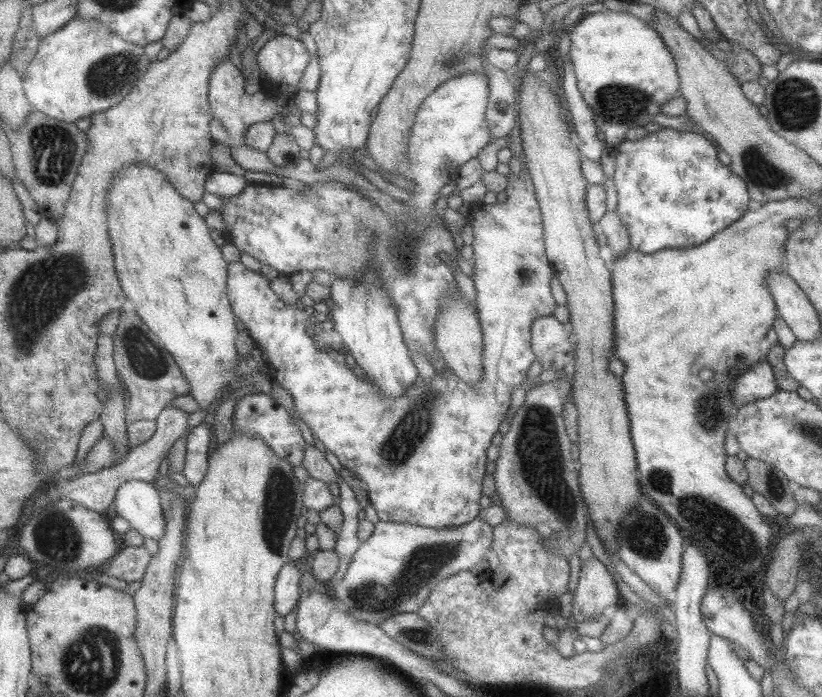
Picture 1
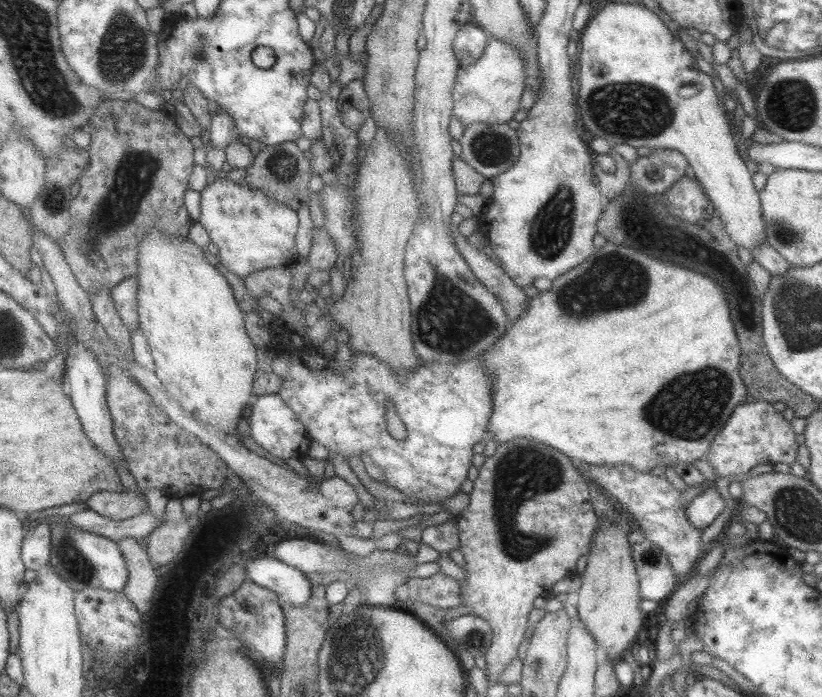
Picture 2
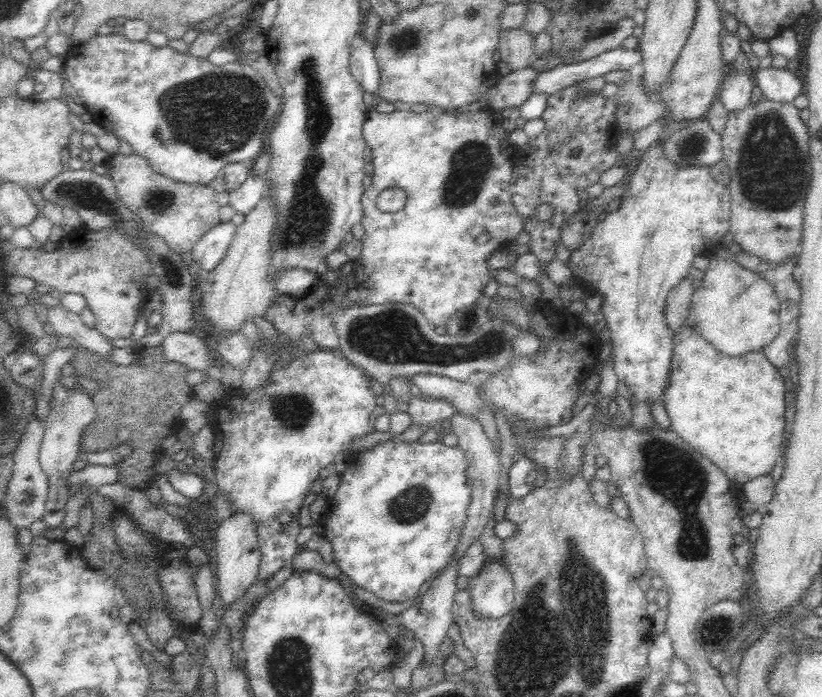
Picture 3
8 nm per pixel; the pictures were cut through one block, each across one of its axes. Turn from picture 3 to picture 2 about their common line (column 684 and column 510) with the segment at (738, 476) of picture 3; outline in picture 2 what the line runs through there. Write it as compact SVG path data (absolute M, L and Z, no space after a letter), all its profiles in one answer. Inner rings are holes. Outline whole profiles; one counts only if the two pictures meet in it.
M605 243L595 248L592 255L575 269L553 278L548 290L539 291L528 301L528 307L512 322L513 324L508 325L506 332L480 355L480 364L484 372L490 376L492 384L491 414L486 431L491 432L497 445L516 438L530 438L539 444L563 452L575 463L584 462L590 465L623 463L629 466L629 470L661 476L666 466L674 469L676 466L680 467L682 463L695 464L700 460L707 452L712 438L727 422L733 409L744 400L746 388L738 373L739 341L729 318L724 292L715 282L711 282L701 274L695 274L679 266L671 266L669 262L655 260L647 254L643 256L641 252L625 246Z

